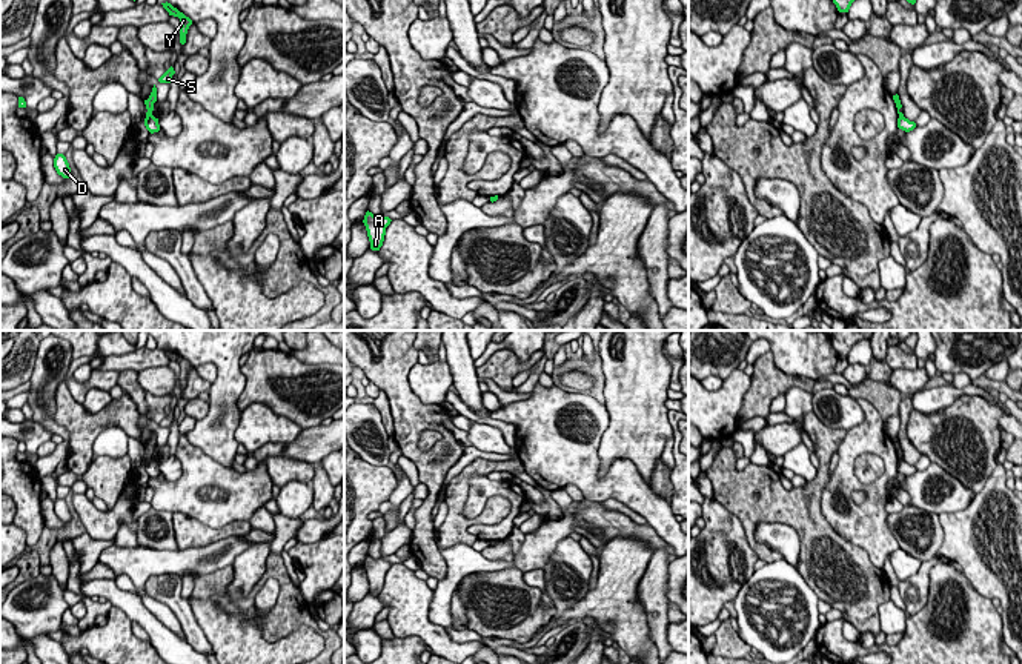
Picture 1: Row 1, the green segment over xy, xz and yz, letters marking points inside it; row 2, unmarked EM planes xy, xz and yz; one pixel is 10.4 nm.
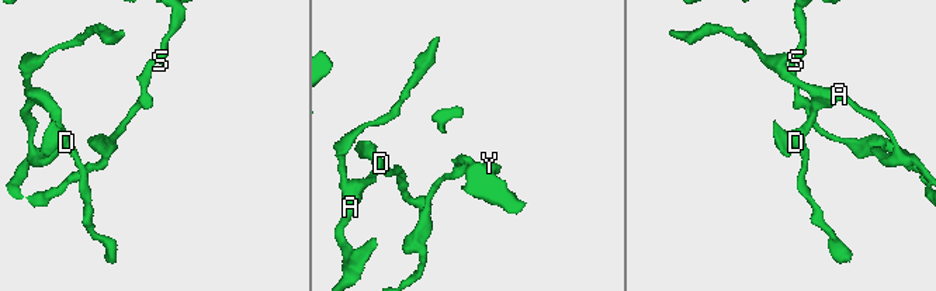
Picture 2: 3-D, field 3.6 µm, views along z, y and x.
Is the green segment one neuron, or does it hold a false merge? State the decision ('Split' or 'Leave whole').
Split

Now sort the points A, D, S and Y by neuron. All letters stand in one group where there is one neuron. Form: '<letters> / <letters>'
A D / S Y

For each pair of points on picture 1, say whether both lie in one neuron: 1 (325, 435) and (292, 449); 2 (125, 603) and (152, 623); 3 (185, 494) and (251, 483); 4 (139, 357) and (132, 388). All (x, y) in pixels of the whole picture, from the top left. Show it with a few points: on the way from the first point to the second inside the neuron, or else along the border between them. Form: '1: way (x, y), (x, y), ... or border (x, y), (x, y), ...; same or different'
1: way (317, 443), (311, 449), (300, 449); same
2: way (131, 604), (146, 620); same
3: way (202, 488), (209, 483), (234, 483); same
4: border (120, 369), (134, 369), (137, 372); different

